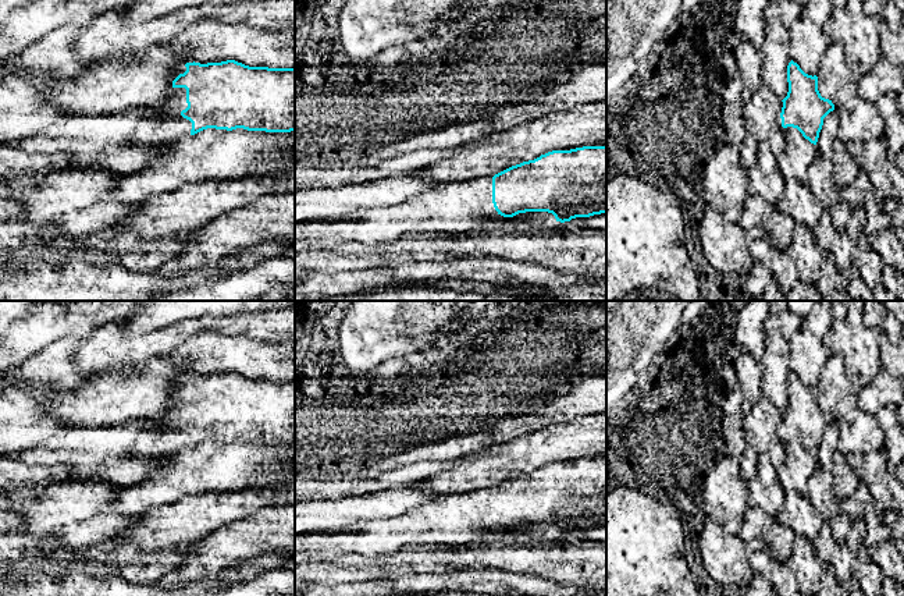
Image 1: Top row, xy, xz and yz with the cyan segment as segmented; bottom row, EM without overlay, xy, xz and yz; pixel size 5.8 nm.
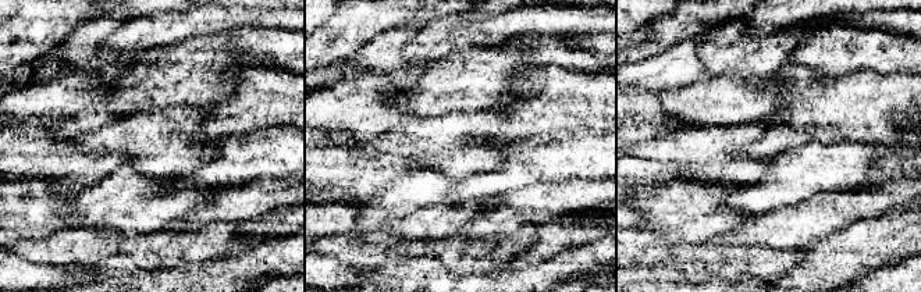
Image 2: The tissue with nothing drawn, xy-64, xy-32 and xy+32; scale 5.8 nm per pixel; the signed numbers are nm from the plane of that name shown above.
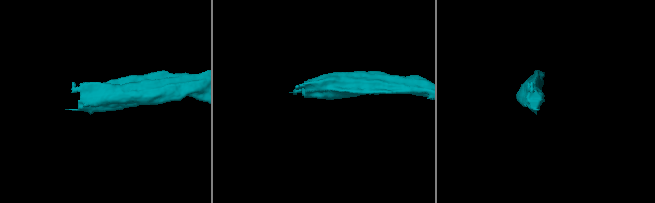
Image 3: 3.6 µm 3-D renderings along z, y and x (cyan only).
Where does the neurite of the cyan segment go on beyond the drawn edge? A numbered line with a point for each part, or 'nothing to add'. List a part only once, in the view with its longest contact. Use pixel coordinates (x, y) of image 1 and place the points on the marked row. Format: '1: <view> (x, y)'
1: xy (174, 127)

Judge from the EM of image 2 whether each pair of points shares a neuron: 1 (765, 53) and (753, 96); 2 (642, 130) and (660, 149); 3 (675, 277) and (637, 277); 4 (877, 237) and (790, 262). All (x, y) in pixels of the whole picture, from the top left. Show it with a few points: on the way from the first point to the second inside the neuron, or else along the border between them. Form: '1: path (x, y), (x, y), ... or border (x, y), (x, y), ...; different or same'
1: border (760, 74), (725, 75); different
2: border (682, 130), (660, 138), (630, 143); different
3: path (665, 277), (647, 277); same
4: border (804, 249), (804, 256), (779, 277); different

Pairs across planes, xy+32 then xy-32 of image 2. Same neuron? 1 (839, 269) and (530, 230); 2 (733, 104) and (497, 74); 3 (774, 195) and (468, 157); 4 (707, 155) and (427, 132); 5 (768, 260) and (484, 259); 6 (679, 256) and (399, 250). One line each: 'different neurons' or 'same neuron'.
1: different neurons
2: same neuron
3: different neurons
4: same neuron
5: same neuron
6: same neuron

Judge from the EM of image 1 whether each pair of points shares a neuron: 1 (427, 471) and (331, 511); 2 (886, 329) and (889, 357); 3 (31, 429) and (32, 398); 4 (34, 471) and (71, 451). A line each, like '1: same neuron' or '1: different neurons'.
1: different neurons
2: same neuron
3: same neuron
4: different neurons

